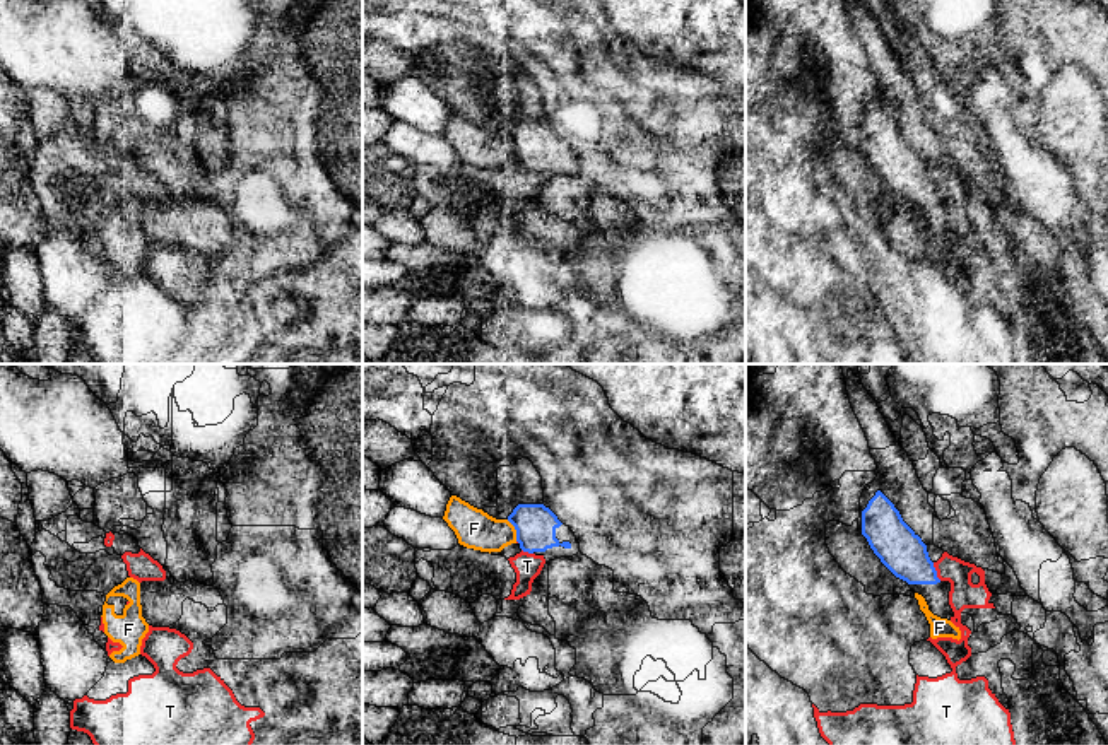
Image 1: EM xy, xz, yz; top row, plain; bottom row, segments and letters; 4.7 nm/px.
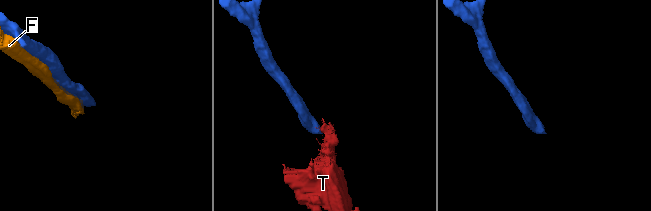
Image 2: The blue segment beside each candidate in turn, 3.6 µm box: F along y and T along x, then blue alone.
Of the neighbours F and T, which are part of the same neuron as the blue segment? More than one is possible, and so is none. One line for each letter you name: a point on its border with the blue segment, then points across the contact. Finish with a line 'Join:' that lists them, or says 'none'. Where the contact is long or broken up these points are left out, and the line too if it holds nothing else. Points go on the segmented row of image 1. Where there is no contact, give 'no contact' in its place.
Join: none

